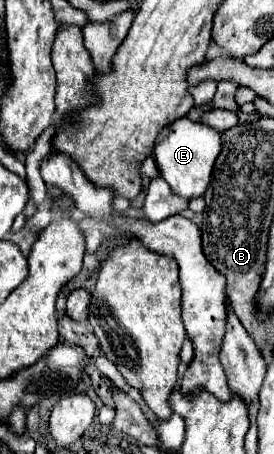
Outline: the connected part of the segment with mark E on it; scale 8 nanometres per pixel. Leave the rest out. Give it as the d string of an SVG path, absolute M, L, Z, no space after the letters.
M183 116L159 134L155 144L155 162L159 166L161 178L171 186L171 190L181 198L191 200L205 194L219 152L221 134L203 122L191 122L187 116Z

